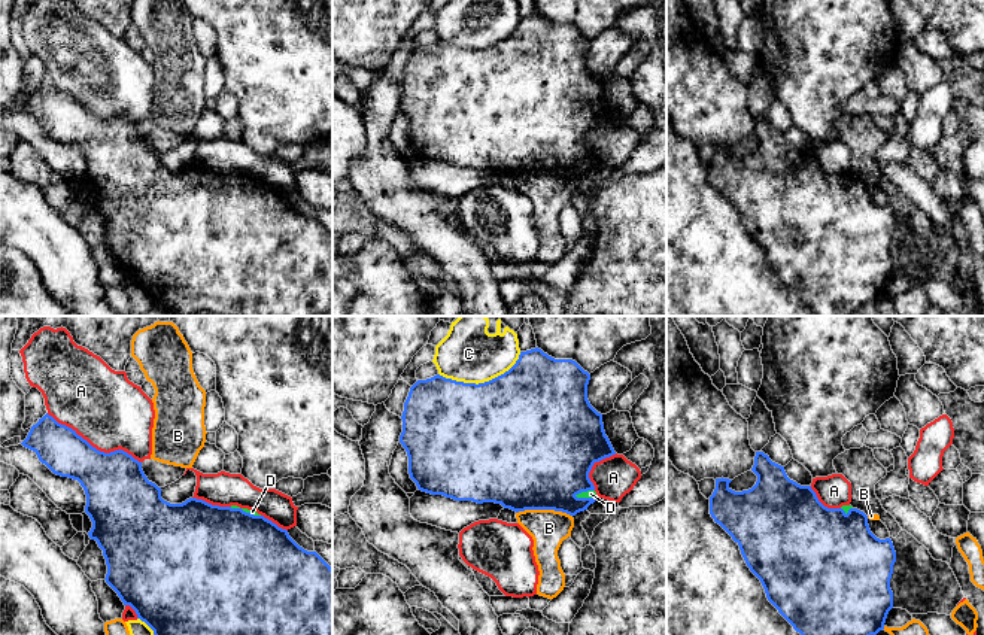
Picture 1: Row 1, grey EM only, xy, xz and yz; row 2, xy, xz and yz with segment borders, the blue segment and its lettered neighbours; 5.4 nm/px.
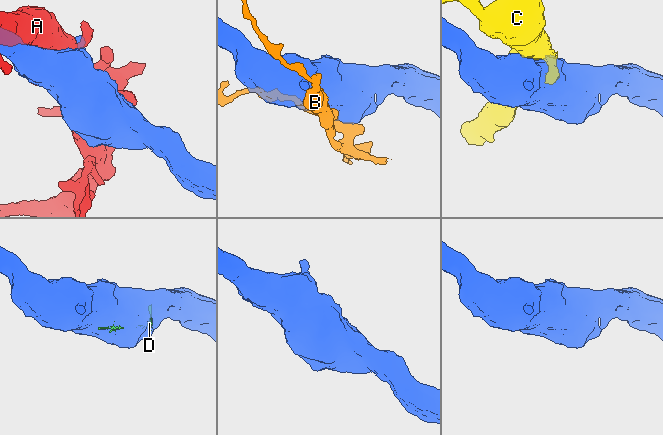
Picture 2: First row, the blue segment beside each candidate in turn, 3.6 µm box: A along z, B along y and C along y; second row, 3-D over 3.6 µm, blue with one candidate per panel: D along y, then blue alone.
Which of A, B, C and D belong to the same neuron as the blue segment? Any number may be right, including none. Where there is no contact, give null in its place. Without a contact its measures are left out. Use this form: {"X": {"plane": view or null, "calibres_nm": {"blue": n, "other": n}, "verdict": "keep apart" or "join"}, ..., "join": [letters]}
{"A": {"plane": "xy", "calibres_nm": {"blue": 340, "other": 400}, "verdict": "keep apart"}, "B": {"plane": "xz", "calibres_nm": {"blue": 500, "other": 200}, "verdict": "keep apart"}, "C": {"plane": "xz", "calibres_nm": {"blue": 500, "other": 280}, "verdict": "keep apart"}, "D": {"plane": "xz", "calibres_nm": {"blue": 400, "other": 50}, "verdict": "join"}, "join": ["D"]}

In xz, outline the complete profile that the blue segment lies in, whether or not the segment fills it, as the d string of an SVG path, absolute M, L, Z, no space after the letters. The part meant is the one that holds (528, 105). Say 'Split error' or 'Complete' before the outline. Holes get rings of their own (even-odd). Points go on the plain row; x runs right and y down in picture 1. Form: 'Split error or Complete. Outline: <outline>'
Split error. Outline: M538 13L520 18L519 25L508 37L485 49L464 49L446 45L440 40L426 46L417 46L410 54L409 63L404 69L404 78L401 82L403 98L400 101L400 109L409 122L410 145L416 149L419 157L431 161L443 161L455 167L473 167L477 170L495 168L516 179L525 176L555 176L575 182L577 179L587 176L587 173L599 164L589 145L593 130L616 121L608 103L605 101L602 80L598 79L587 66L589 46L590 40L575 27L555 25Z

